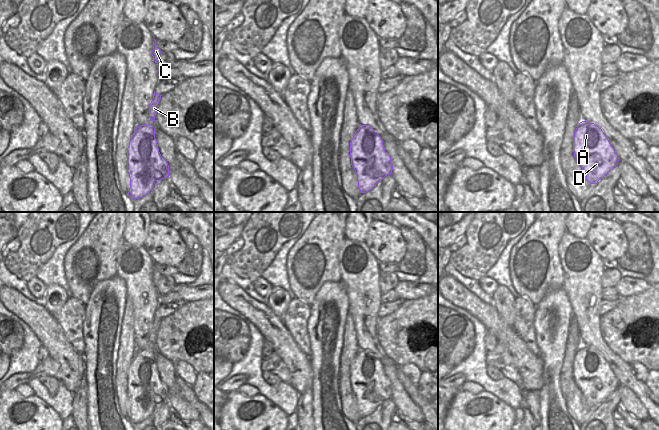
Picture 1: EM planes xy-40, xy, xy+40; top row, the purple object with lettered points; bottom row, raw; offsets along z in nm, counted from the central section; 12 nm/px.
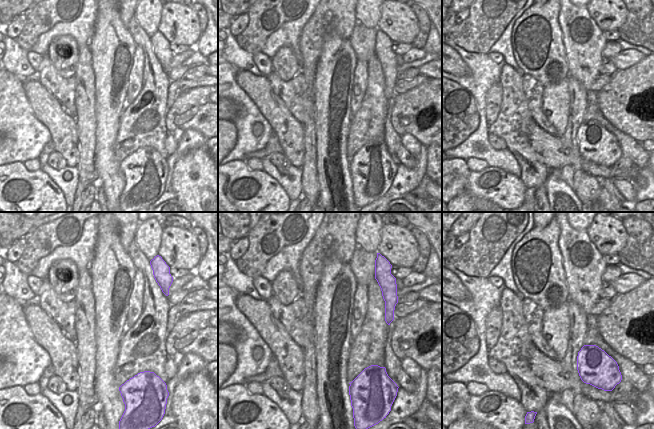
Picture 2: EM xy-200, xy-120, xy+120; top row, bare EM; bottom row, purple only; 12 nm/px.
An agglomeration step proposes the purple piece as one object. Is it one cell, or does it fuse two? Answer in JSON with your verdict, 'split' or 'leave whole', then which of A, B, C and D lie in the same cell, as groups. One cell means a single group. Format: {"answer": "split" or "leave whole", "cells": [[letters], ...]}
{"answer": "leave whole", "cells": [["A", "B", "C", "D"]]}

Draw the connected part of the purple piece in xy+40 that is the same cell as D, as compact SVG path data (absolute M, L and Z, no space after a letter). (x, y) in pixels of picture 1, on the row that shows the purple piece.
M588 121L580 122L574 132L573 152L590 184L597 184L619 162L602 129Z

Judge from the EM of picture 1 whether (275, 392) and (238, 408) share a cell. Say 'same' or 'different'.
different

